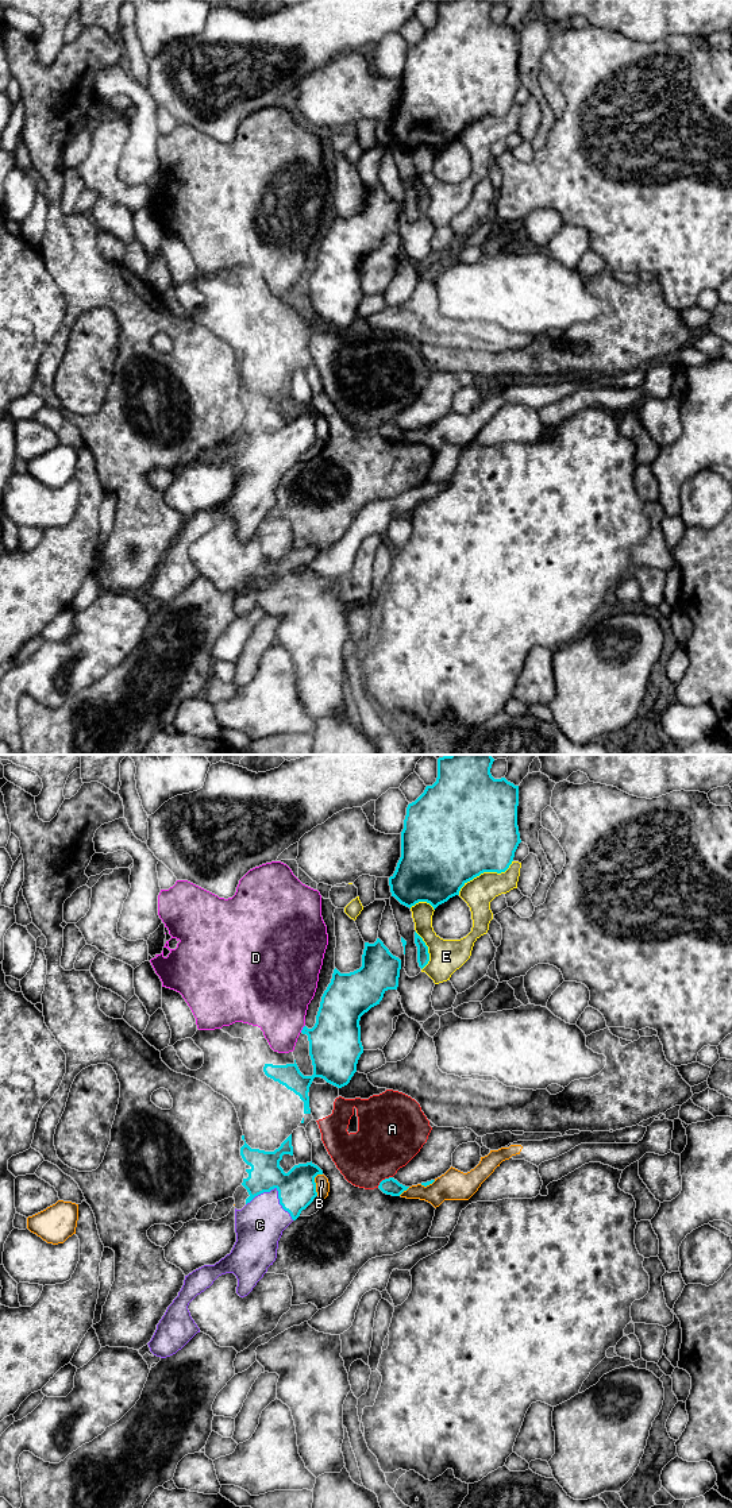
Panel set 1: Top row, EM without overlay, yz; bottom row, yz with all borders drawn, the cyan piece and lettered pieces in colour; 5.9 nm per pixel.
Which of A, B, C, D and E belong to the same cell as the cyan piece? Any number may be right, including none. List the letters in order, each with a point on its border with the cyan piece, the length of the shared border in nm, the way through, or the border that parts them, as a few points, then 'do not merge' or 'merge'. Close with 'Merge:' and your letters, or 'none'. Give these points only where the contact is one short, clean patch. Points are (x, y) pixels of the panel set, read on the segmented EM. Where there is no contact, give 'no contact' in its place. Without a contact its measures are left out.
A: contact yz (384, 1180); length 120 nm; do not merge
B: contact yz (315, 1183); length 140 nm; do not merge
C: contact yz (277, 1190); length 300 nm; do not merge
D: contact yz (303, 1029); length 50 nm; do not merge
E: contact yz (485, 871); length 380 nm; do not merge
Merge: none

